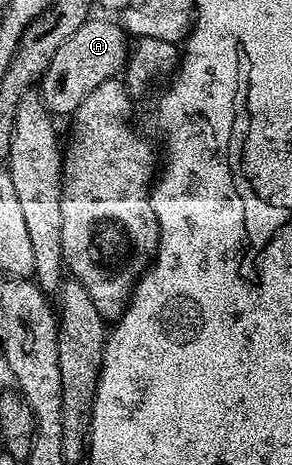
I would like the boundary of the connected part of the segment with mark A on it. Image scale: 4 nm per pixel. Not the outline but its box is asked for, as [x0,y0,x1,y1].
[38,16,130,115]

